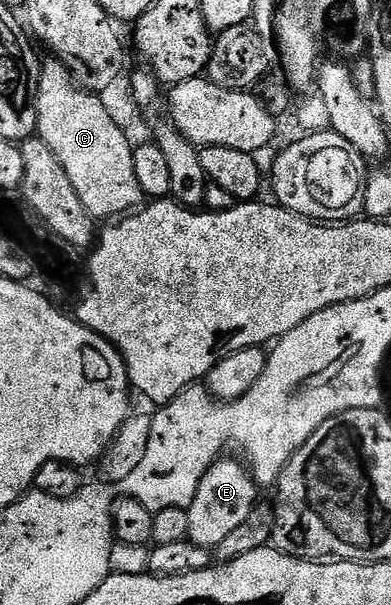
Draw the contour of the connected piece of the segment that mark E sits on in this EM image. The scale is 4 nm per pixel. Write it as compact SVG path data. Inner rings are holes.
M222 459L216 461L213 466L205 472L203 479L199 483L199 491L195 491L195 499L189 504L189 536L188 540L194 545L202 545L210 551L216 550L219 543L223 543L223 539L227 539L227 535L231 535L231 531L235 531L239 527L243 527L243 523L251 515L251 511L259 503L259 486L253 480L252 472L240 460Z

